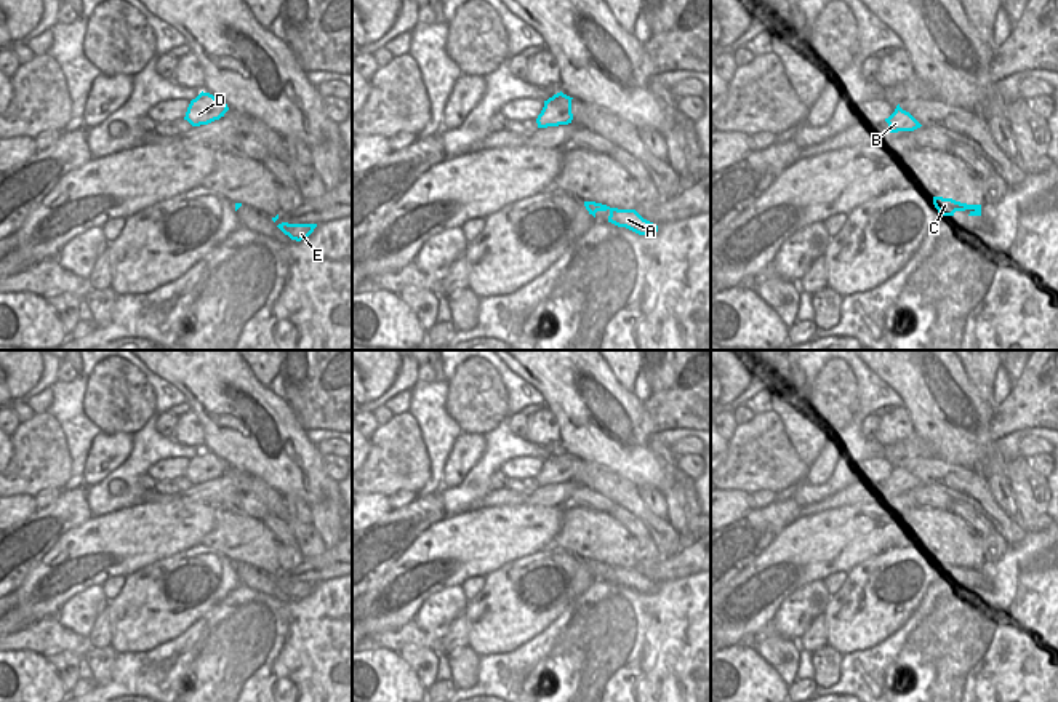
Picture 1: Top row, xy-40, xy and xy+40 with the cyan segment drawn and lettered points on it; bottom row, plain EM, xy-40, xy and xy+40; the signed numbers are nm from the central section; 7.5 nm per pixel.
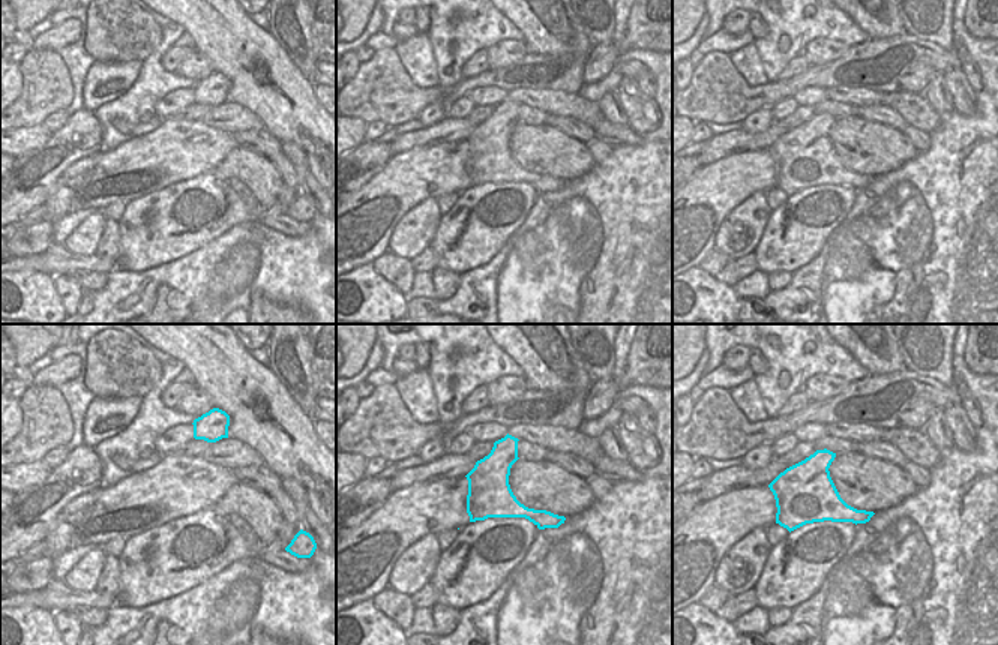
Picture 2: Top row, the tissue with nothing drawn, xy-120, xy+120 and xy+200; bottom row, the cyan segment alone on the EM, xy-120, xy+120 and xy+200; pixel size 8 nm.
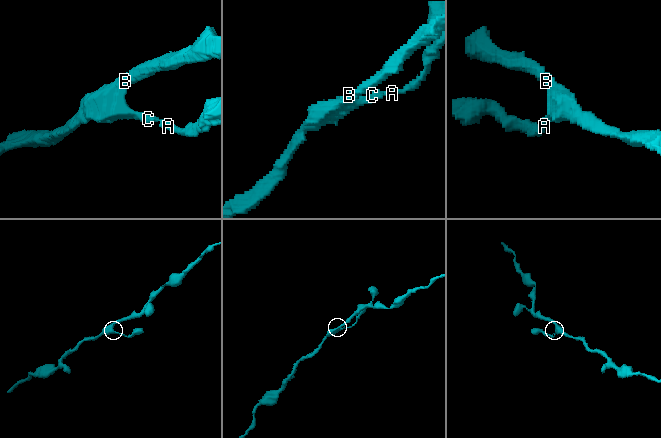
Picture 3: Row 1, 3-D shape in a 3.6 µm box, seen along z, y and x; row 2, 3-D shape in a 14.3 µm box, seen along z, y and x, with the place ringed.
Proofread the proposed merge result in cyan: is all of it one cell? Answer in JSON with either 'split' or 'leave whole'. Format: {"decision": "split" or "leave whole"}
{"decision": "leave whole"}

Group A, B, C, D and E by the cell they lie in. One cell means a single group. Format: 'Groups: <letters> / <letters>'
Groups: A B C D E.

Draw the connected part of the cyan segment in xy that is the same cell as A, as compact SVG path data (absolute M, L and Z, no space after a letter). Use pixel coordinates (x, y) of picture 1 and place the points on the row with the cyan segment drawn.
M584 201L584 206L594 217L597 211L608 209L608 222L626 227L639 235L655 235L658 232L658 225L643 219L635 209L618 209L595 201Z

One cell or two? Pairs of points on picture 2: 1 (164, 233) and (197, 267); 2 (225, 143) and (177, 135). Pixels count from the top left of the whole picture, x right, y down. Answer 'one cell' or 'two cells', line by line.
1: two cells
2: one cell

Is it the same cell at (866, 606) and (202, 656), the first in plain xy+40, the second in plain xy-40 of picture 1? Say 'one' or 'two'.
two

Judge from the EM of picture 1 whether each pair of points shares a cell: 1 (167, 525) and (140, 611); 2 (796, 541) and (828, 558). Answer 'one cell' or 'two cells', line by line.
1: two cells
2: one cell

